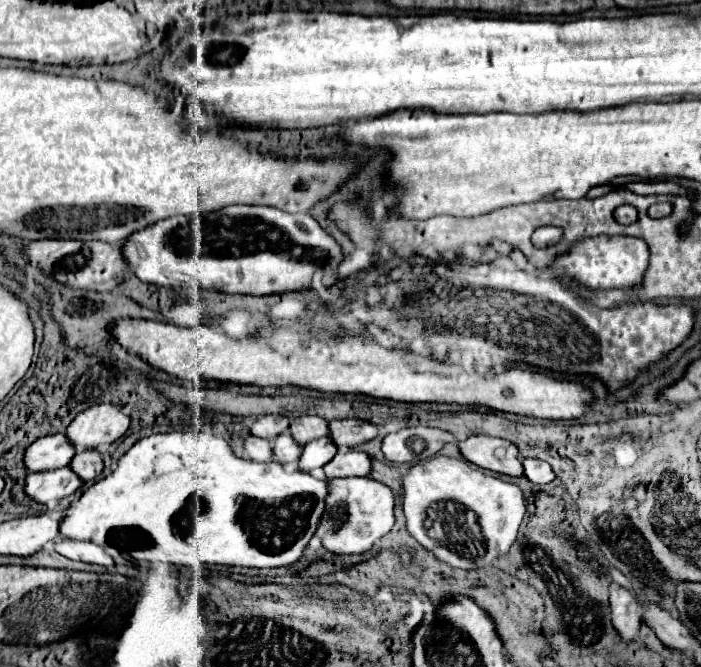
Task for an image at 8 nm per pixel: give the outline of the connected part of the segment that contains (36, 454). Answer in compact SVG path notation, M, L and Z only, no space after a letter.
M50 434L40 440L36 440L26 456L24 464L28 472L42 472L42 470L54 470L60 466L68 466L70 460L74 458L76 448L68 440L66 434Z

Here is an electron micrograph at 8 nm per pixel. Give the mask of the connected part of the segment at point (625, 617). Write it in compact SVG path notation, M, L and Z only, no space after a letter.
M612 584L610 586L610 608L612 608L612 626L616 628L620 638L626 644L634 642L642 626L636 598L628 590L620 588L618 584Z

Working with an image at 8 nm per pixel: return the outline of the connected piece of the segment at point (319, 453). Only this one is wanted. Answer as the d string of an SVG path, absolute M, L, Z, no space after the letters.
M330 436L314 440L314 442L304 446L304 452L300 456L300 470L310 472L314 468L326 466L336 456L336 452L338 452L338 448Z

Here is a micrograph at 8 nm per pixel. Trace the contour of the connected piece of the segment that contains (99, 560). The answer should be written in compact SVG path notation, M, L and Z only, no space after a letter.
M56 540L54 550L66 558L72 558L72 560L84 560L84 562L94 562L94 564L102 564L102 566L114 566L112 556L108 556L104 552L104 548L100 548L98 544L88 542L88 540Z

